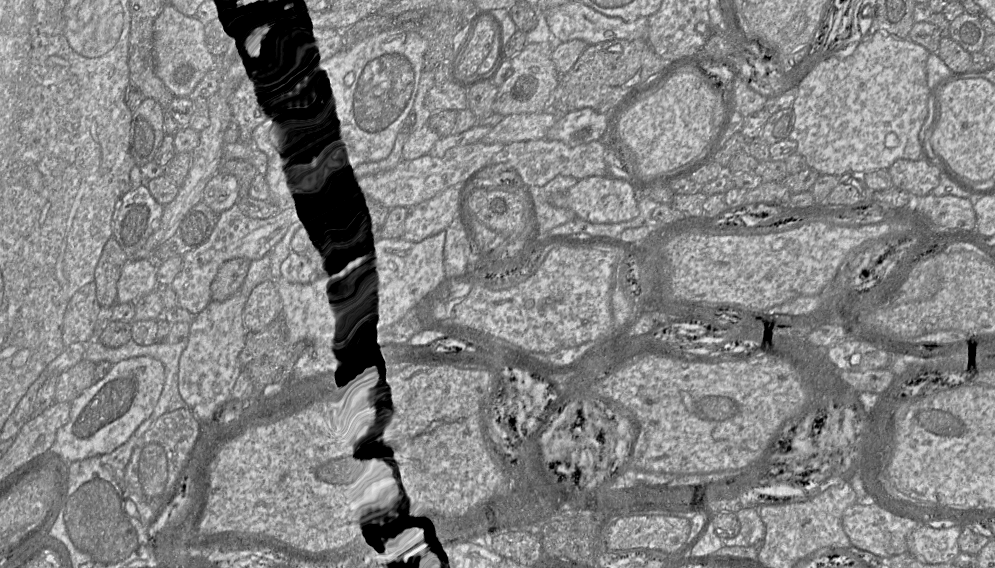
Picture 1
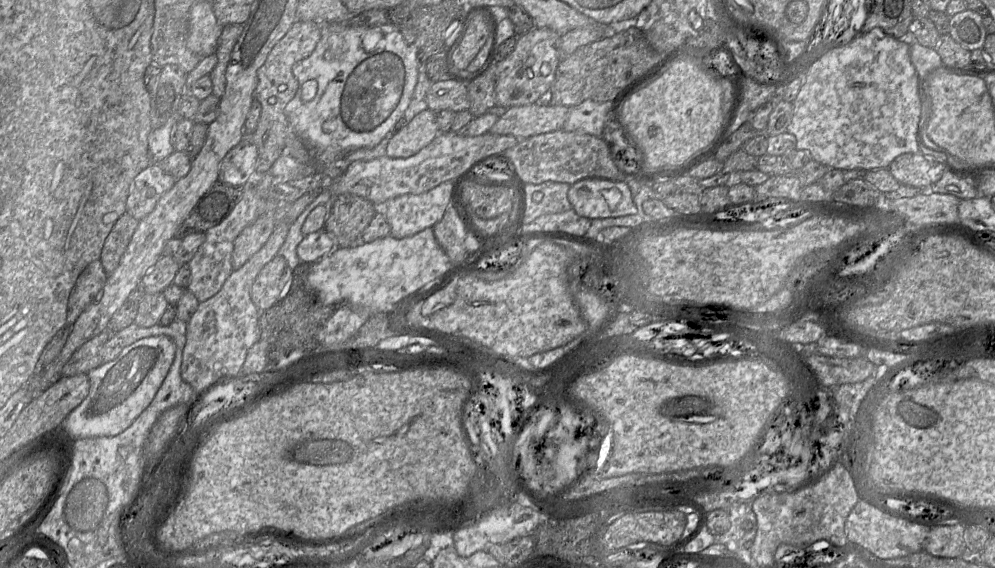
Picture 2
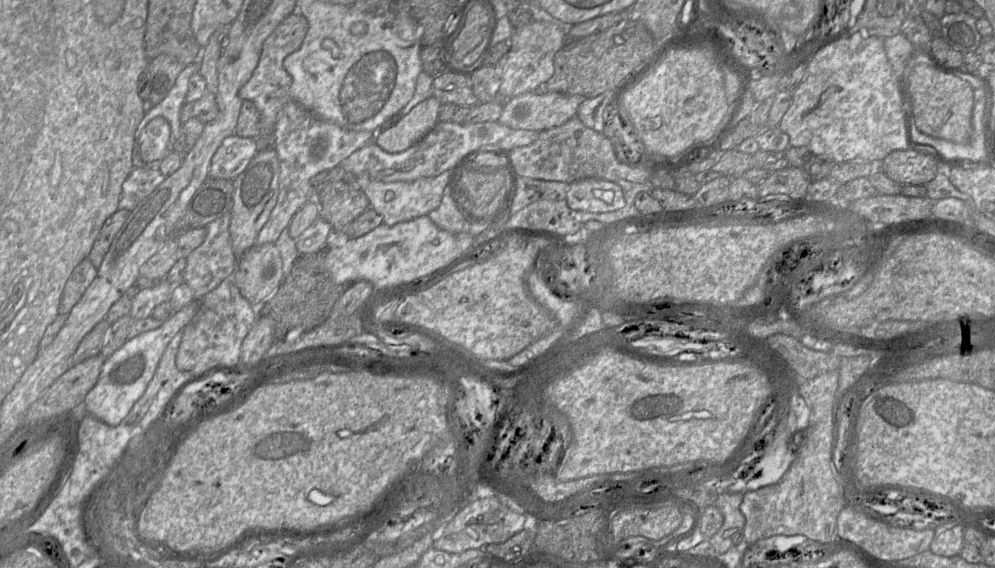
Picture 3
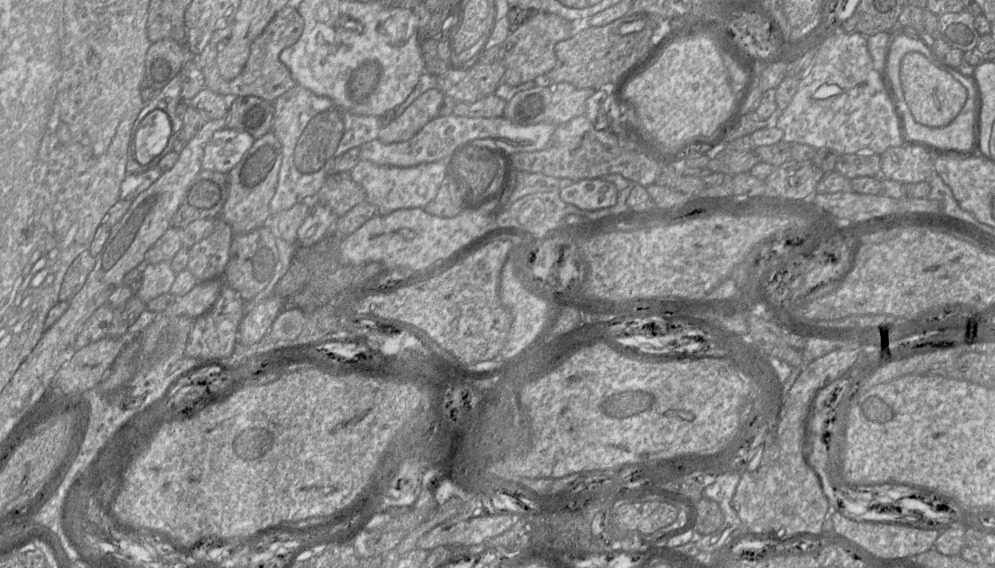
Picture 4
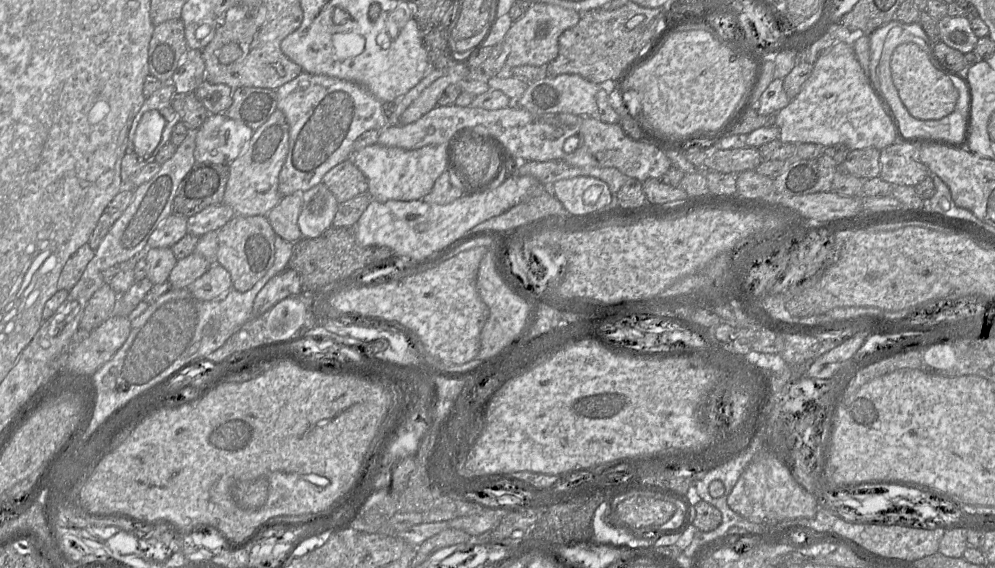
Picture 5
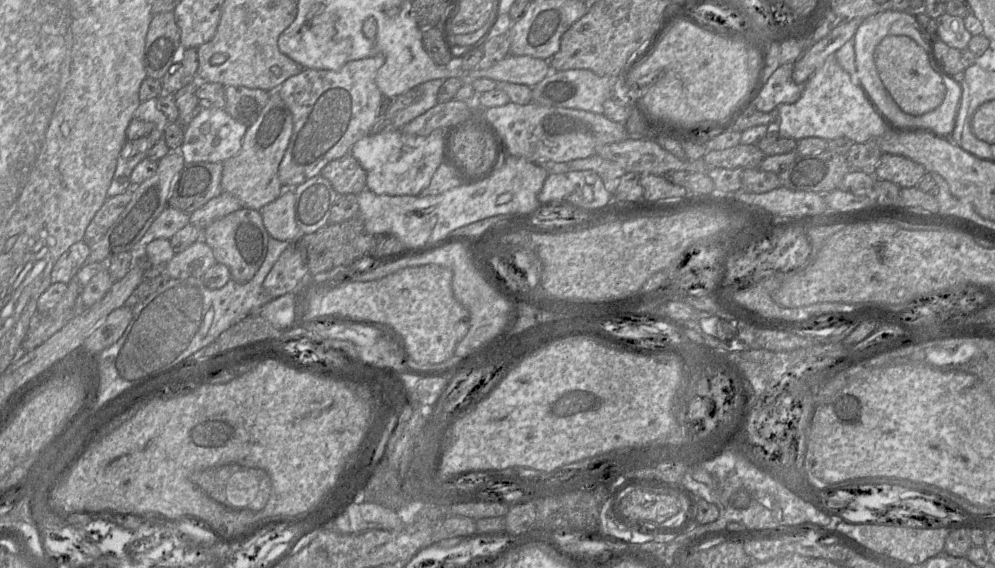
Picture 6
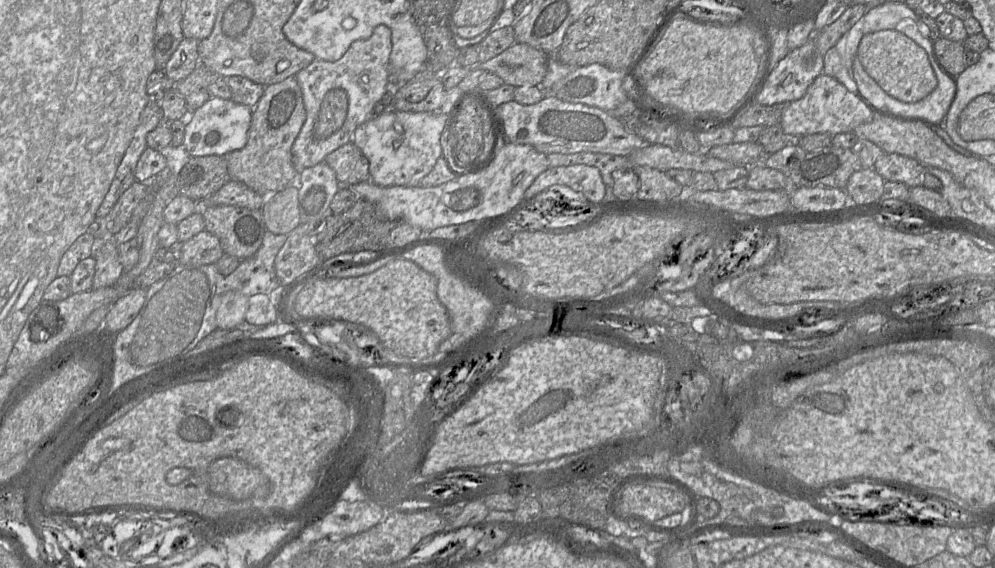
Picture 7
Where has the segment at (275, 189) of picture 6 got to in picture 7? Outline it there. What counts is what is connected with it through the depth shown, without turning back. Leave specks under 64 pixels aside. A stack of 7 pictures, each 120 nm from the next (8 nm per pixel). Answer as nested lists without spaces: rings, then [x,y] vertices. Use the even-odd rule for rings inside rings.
[[[295,77],[266,86],[263,95],[252,108],[245,146],[222,156],[226,160],[230,180],[243,183],[265,198],[295,184],[299,173],[292,164],[291,147],[304,121],[302,93]]]

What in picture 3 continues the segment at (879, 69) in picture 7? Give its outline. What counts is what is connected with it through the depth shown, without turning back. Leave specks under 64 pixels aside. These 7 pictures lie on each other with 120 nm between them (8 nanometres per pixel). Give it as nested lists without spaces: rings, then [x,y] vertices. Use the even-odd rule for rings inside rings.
[[[918,64],[911,70],[907,83],[910,94],[913,98],[913,118],[917,129],[924,135],[931,136],[936,139],[943,139],[957,144],[961,144],[968,142],[969,138],[972,135],[972,111],[974,107],[974,92],[971,85],[968,82],[952,74],[951,70],[955,70],[955,69],[943,68],[940,65]]]

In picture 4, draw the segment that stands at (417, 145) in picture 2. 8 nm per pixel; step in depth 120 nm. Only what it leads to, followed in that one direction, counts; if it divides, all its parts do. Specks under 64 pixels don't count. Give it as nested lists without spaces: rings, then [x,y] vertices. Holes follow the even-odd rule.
[[[432,88],[415,101],[406,110],[382,127],[378,139],[386,144],[403,142],[415,136],[429,121],[439,115],[439,107],[444,94],[437,88]]]

